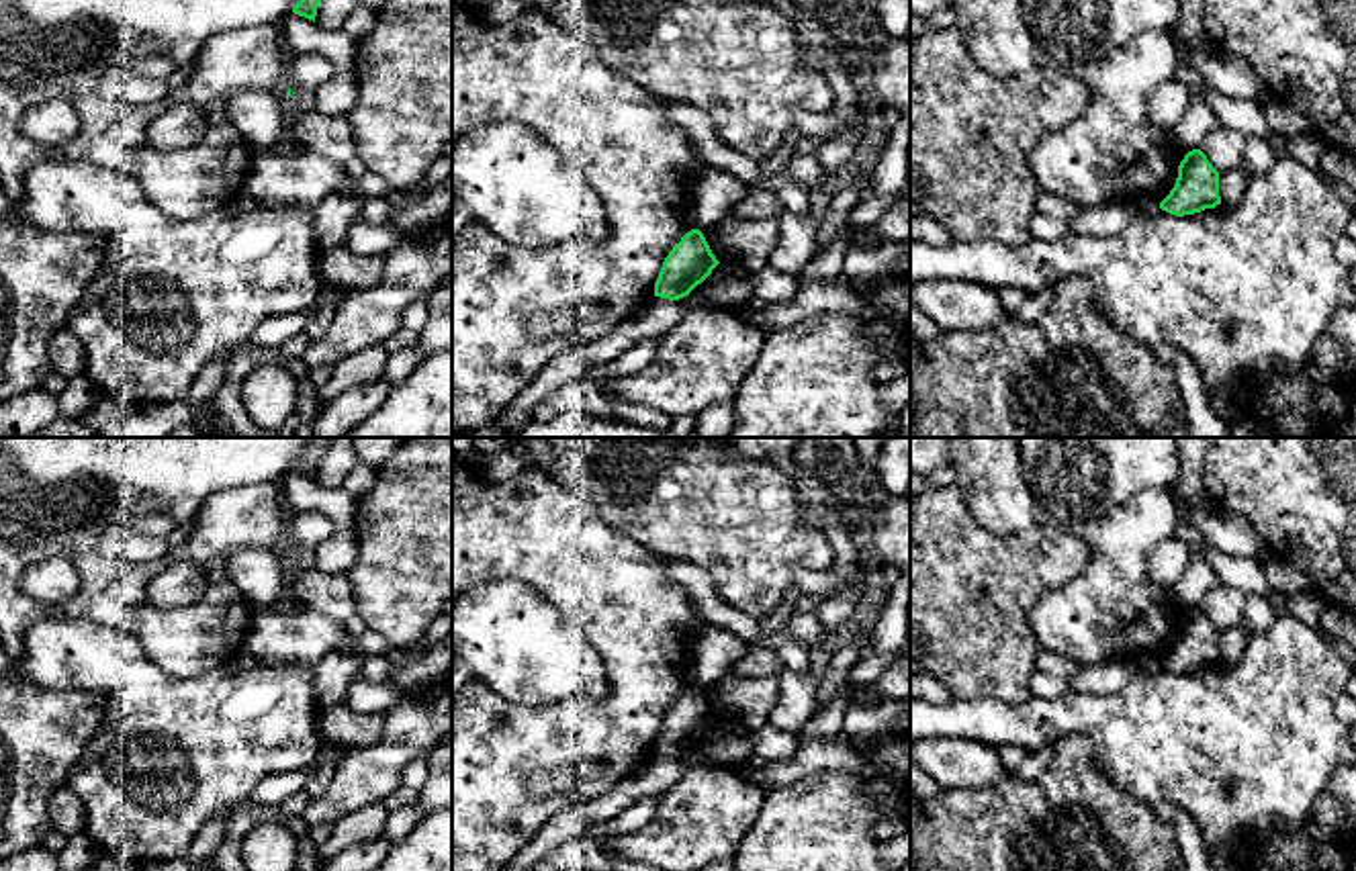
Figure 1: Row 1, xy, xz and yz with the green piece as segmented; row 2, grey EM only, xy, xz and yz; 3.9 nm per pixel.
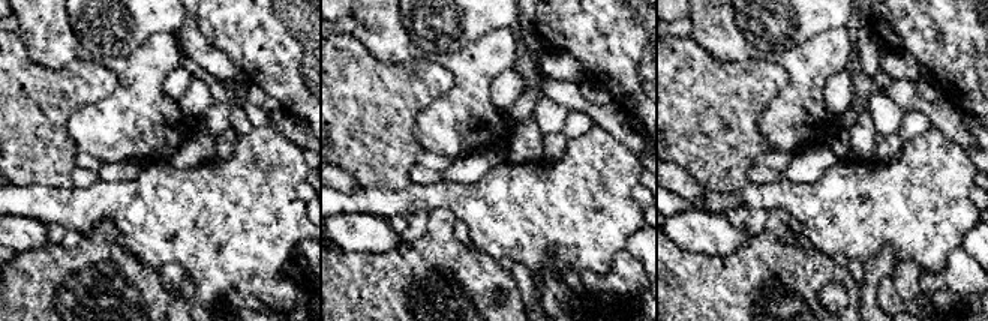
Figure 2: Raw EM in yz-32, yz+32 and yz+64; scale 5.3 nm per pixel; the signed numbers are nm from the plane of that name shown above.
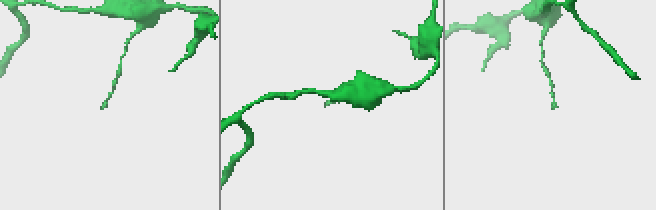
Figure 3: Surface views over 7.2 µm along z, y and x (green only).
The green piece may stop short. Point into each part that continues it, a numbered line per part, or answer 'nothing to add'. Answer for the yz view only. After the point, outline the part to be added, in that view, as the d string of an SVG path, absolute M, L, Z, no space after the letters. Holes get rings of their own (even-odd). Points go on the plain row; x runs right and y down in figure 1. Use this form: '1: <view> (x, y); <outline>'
nothing to add

